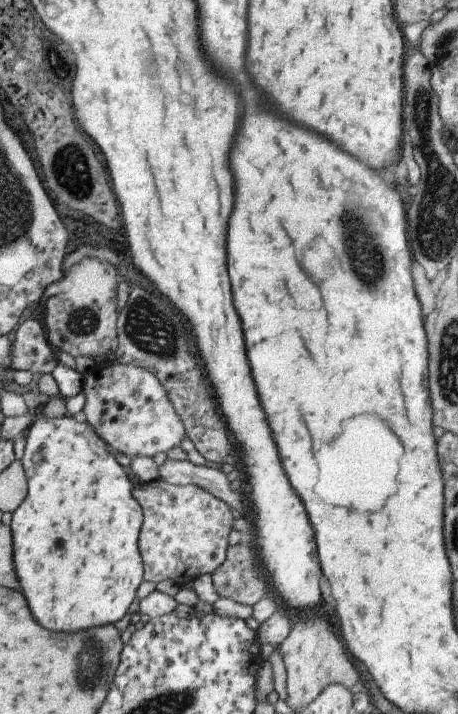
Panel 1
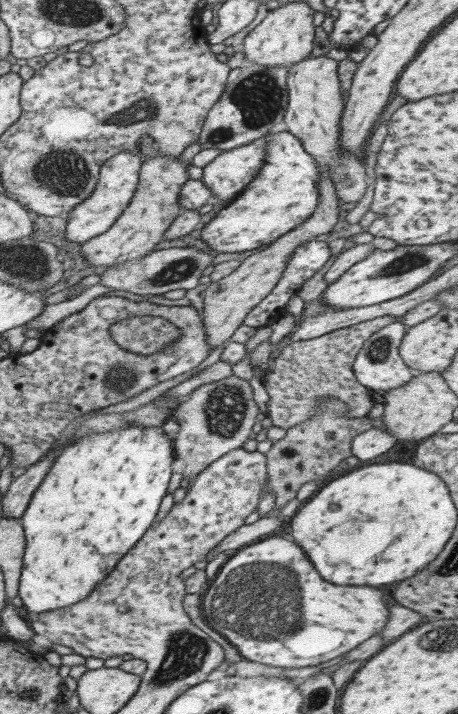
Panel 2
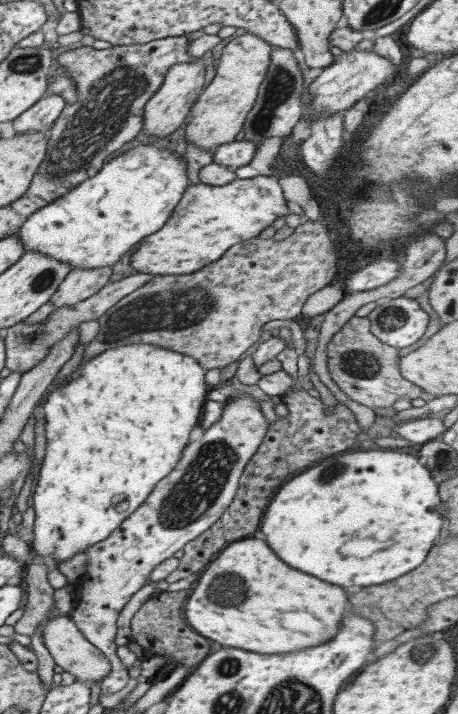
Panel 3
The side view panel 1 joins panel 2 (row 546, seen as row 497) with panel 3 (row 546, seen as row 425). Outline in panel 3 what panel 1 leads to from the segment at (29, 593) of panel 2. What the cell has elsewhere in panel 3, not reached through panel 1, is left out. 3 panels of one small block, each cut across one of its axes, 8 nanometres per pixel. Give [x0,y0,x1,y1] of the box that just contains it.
[30,344,210,564]

